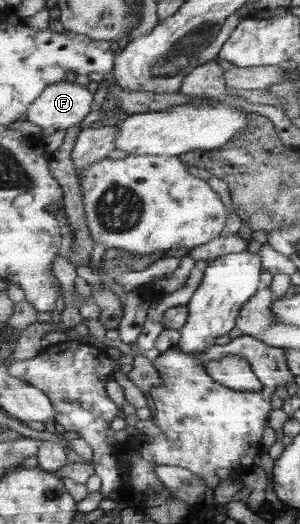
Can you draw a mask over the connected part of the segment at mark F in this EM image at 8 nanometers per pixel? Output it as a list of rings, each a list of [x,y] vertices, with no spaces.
[[[61,81],[49,85],[27,111],[27,120],[44,131],[80,126],[92,113],[94,94],[75,82]]]

